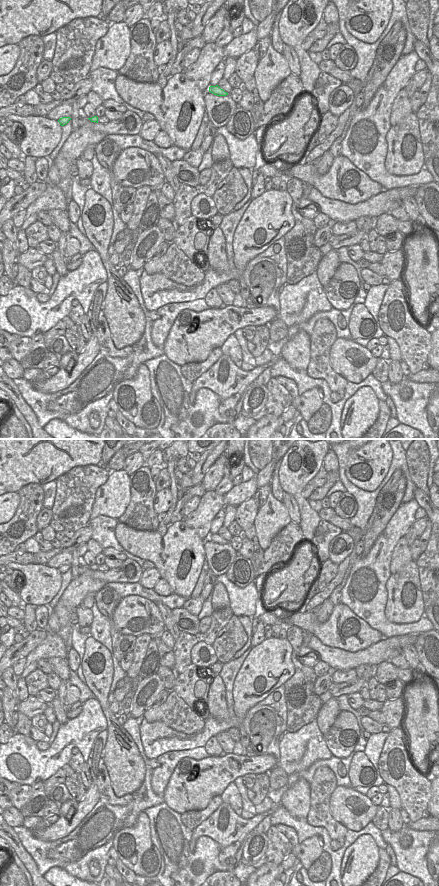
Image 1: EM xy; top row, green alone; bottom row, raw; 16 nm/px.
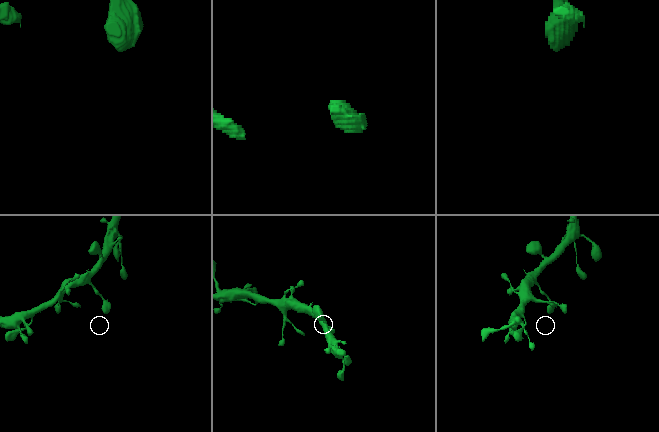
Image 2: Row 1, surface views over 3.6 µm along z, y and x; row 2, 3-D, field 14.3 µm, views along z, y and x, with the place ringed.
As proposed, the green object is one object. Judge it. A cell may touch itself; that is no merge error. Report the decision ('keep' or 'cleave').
keep

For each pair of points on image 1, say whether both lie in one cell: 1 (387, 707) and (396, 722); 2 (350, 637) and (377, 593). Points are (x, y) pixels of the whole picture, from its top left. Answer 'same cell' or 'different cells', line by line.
1: same cell
2: different cells

